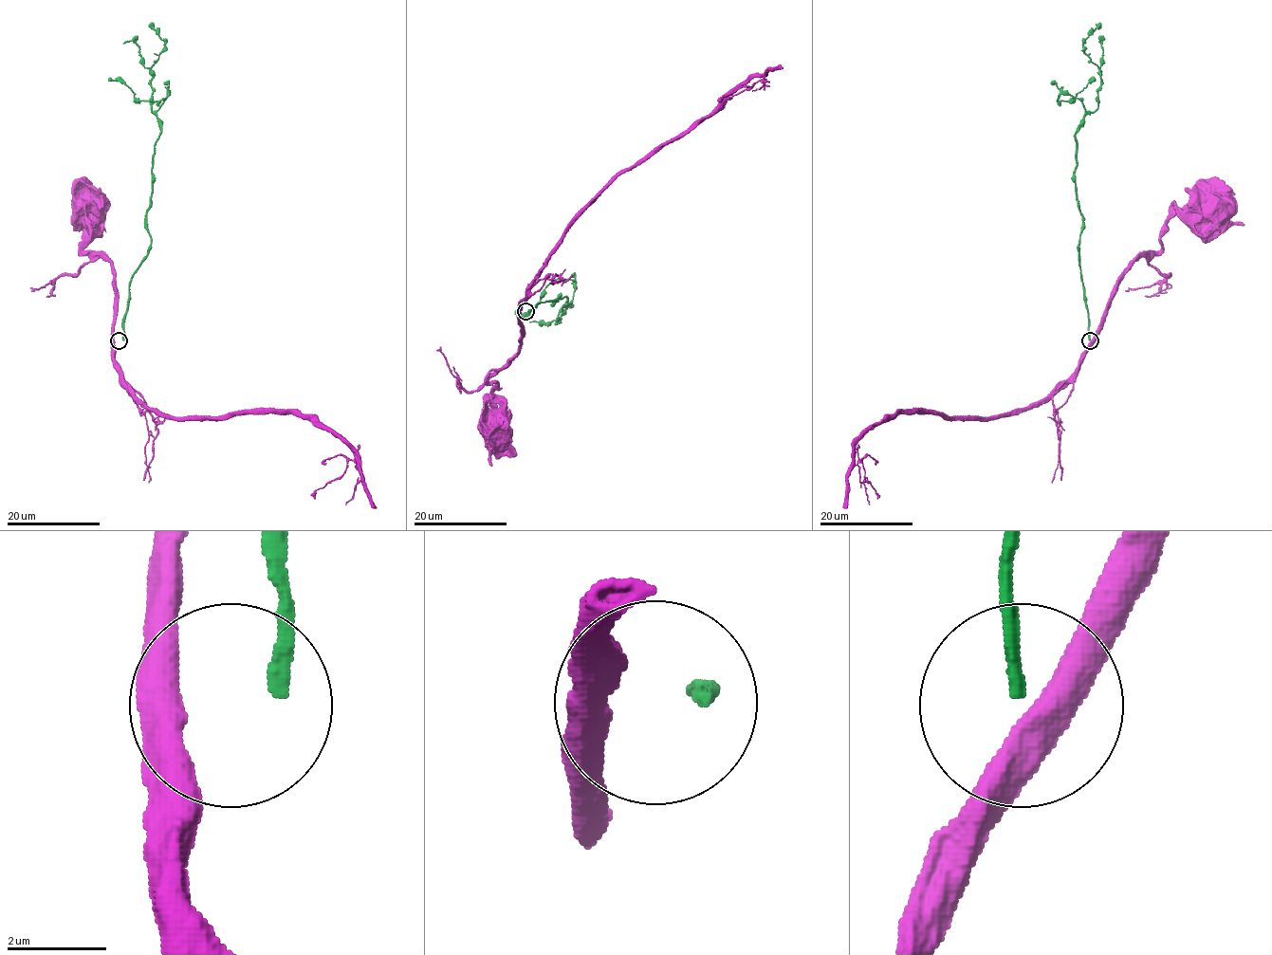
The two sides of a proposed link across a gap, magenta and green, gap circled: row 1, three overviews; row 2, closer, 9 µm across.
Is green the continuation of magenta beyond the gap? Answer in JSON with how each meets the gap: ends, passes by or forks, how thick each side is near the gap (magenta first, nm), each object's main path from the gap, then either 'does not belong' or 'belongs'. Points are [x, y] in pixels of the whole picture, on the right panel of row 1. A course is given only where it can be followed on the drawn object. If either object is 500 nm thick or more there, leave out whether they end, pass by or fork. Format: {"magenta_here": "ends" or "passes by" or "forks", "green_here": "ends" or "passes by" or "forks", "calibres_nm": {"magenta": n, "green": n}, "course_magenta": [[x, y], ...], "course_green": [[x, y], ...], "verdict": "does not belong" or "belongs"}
{"magenta_here": "passes by", "green_here": "ends", "calibres_nm": {"magenta": 480, "green": 320}, "course_magenta": [[1091, 341], [1117, 278], [1140, 256], [1159, 252], [1161, 228], [1187, 209], [1211, 205]], "course_green": [[1090, 339], [1075, 167], [1076, 133], [1085, 111], [1066, 94], [1057, 101], [1070, 101], [1090, 80]], "verdict": "does not belong"}

